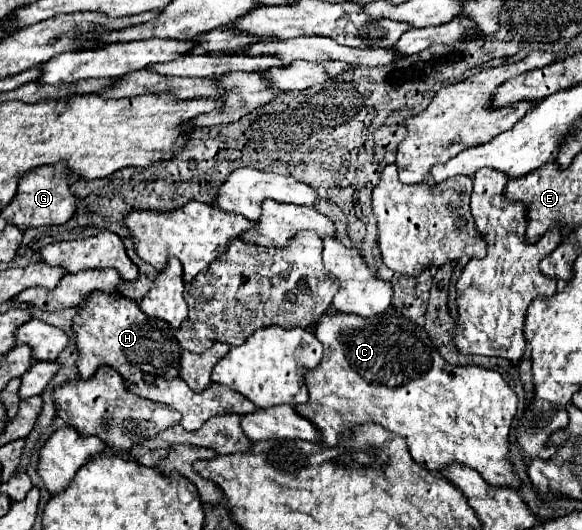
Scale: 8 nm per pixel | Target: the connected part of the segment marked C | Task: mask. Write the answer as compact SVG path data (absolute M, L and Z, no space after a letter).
M387 310L381 318L357 318L357 314L327 312L315 324L313 334L323 344L323 358L317 368L305 374L307 388L311 390L309 402L295 410L319 428L321 440L327 446L337 446L339 436L349 434L353 426L375 422L405 438L413 460L431 472L437 472L439 466L443 468L449 462L461 462L477 470L485 482L493 486L519 488L519 478L513 474L513 466L507 460L509 428L517 413L518 398L499 372L481 366L447 364L427 332L393 310Z

